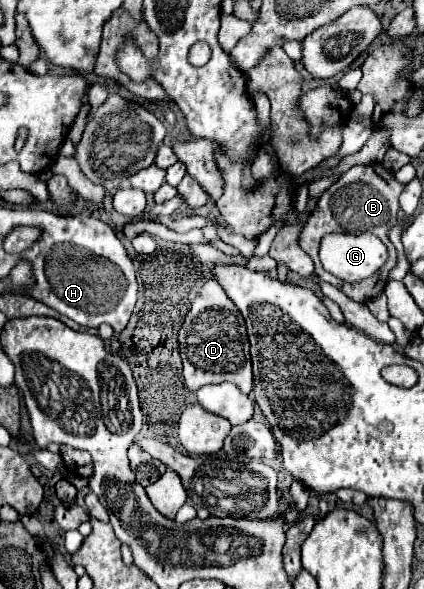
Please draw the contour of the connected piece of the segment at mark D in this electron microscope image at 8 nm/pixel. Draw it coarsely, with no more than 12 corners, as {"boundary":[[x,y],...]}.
{"boundary":[[204,283],[178,331],[184,383],[250,393],[244,319]]}

